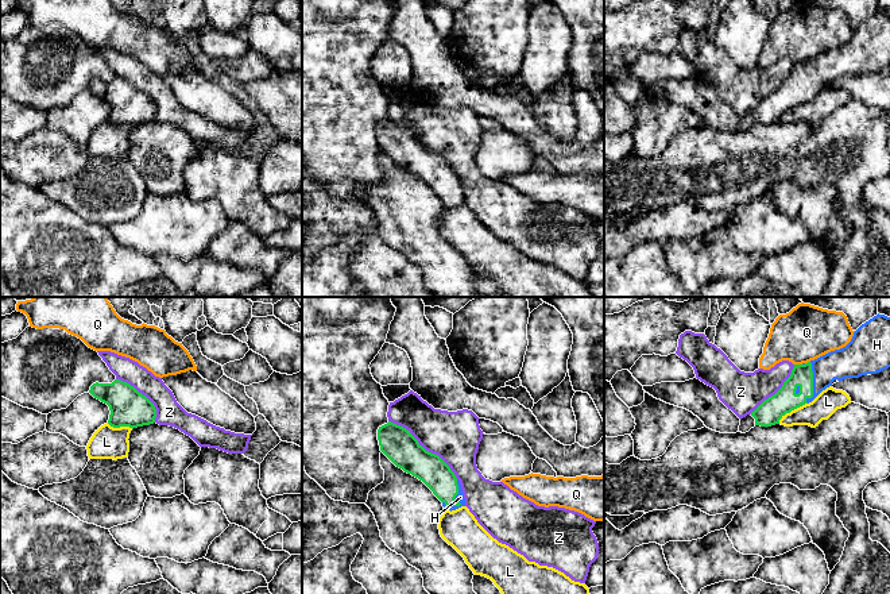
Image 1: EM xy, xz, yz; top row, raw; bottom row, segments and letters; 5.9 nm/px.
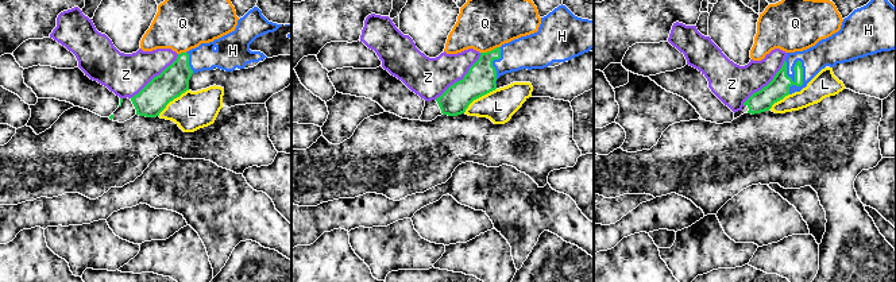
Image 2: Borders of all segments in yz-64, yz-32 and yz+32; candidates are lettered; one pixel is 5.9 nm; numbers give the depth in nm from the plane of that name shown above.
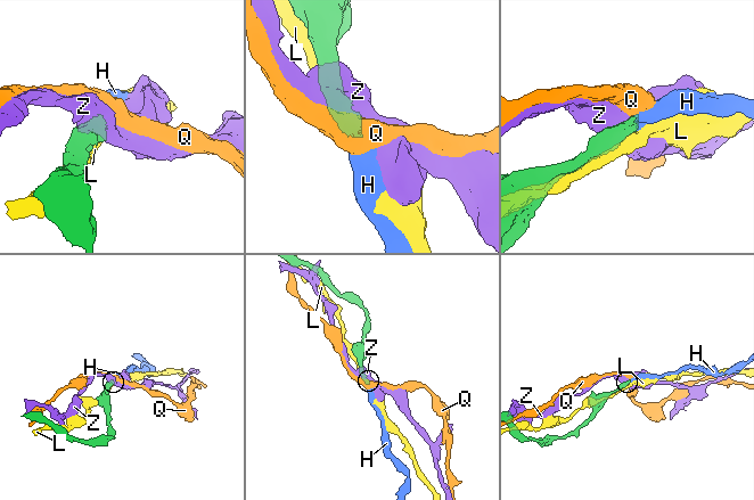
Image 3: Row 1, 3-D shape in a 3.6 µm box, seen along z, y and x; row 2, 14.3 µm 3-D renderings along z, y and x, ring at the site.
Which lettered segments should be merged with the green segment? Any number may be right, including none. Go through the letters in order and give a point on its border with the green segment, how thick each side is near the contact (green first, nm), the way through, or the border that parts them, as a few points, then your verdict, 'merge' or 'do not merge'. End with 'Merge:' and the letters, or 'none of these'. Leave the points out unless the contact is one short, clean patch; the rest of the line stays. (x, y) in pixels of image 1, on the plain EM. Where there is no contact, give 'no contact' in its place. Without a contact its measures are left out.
H: xz (455, 195) | 180/50 nm | across xz (430, 166), (455, 195), (460, 195) | merge
L: yz (788, 110) | 150/150 nm | do not merge
Q: yz (798, 62) | 150/320 nm | along yz (794, 61), (801, 62) | do not merge
Z: xz (424, 146) | 200/300 nm | do not merge
Merge: H

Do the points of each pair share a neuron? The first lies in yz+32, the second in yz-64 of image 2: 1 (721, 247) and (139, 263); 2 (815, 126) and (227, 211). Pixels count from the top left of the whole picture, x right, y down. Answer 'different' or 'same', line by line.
1: different
2: different

